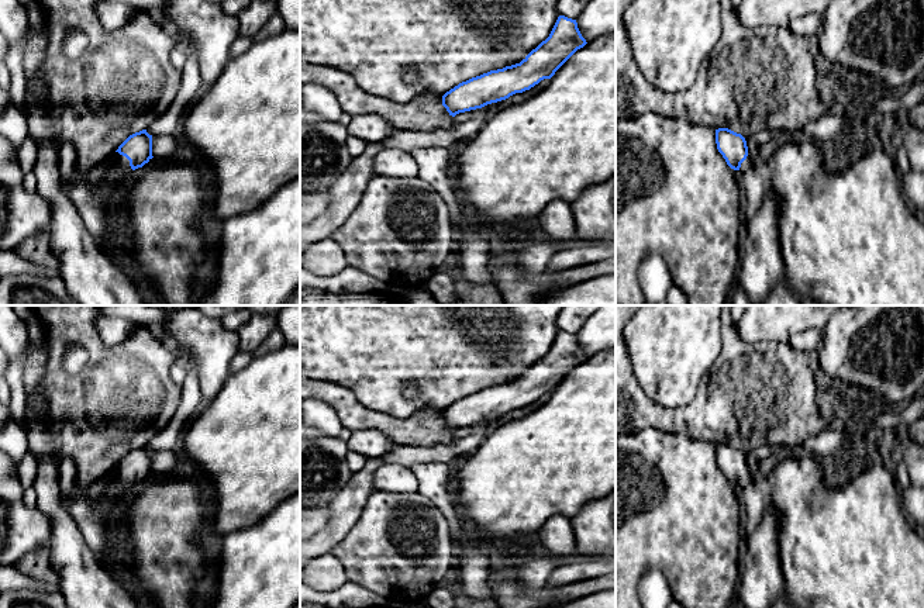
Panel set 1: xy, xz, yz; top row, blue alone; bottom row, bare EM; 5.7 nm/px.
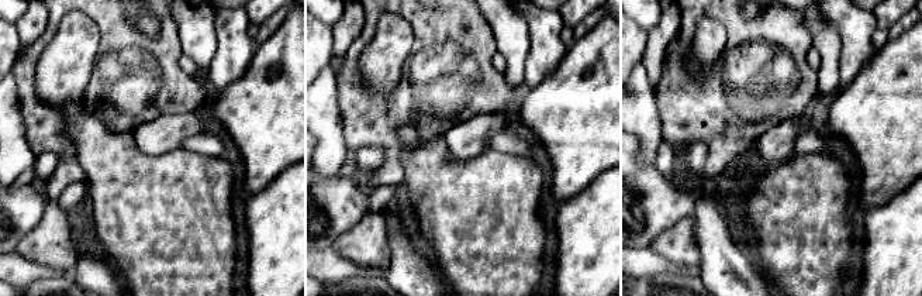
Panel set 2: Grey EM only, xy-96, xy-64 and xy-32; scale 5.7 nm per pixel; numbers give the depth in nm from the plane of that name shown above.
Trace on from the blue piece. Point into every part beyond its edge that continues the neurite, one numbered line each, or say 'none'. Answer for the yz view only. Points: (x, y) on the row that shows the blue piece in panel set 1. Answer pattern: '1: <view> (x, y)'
1: yz (747, 163)

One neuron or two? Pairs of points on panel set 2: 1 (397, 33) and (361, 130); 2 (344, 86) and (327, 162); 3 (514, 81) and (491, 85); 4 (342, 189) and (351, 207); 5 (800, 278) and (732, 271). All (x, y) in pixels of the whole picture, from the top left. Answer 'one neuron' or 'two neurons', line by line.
1: two neurons
2: two neurons
3: two neurons
4: one neuron
5: two neurons

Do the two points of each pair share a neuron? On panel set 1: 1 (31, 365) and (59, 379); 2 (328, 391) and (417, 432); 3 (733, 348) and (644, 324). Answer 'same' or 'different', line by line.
1: different
2: same
3: different

